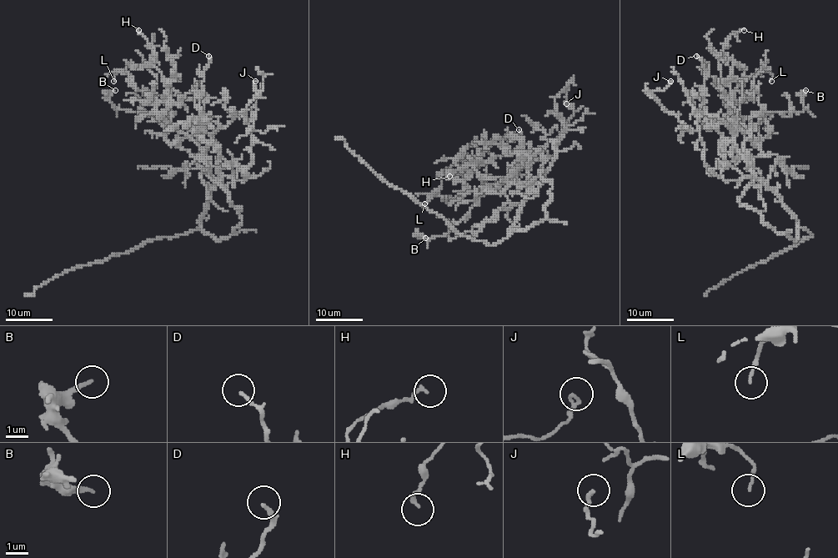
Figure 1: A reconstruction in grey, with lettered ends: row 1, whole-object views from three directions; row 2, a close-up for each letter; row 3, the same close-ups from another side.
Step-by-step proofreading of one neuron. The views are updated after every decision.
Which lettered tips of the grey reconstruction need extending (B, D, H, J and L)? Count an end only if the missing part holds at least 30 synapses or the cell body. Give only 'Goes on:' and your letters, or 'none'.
Goes on: none

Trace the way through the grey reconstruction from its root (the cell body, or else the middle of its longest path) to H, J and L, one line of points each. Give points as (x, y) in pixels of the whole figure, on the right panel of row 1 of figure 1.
H: (785, 209), (750, 168), (745, 128), (729, 107), (732, 62), (723, 47), (744, 30)
J: (785, 209), (755, 176), (726, 181), (707, 167), (700, 133), (652, 93), (670, 81)
L: (785, 209), (750, 168), (745, 128), (729, 107), (747, 96), (749, 77), (767, 71), (771, 81)

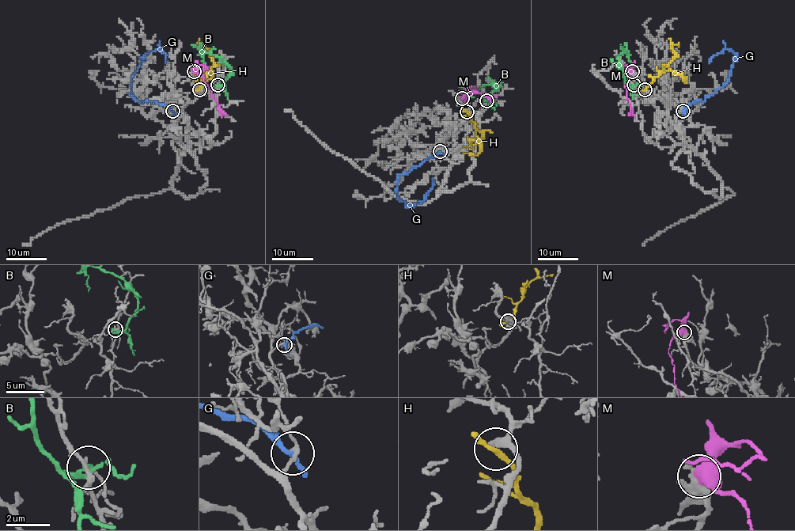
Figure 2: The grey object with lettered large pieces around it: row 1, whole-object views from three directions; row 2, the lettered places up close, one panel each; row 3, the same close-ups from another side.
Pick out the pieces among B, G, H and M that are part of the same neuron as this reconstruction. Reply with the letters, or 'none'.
none

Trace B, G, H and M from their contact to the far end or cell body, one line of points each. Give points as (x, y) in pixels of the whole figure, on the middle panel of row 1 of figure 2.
B: (486, 100), (497, 89), (497, 86), (481, 85), (473, 92), (459, 87)
G: (440, 151), (401, 173), (397, 180), (399, 199), (413, 204), (424, 199), (433, 184), (433, 177)
H: (467, 112), (482, 134), (482, 139), (479, 143), (472, 140), (469, 146), (463, 146)
M: (462, 99), (471, 90), (487, 97), (497, 96)

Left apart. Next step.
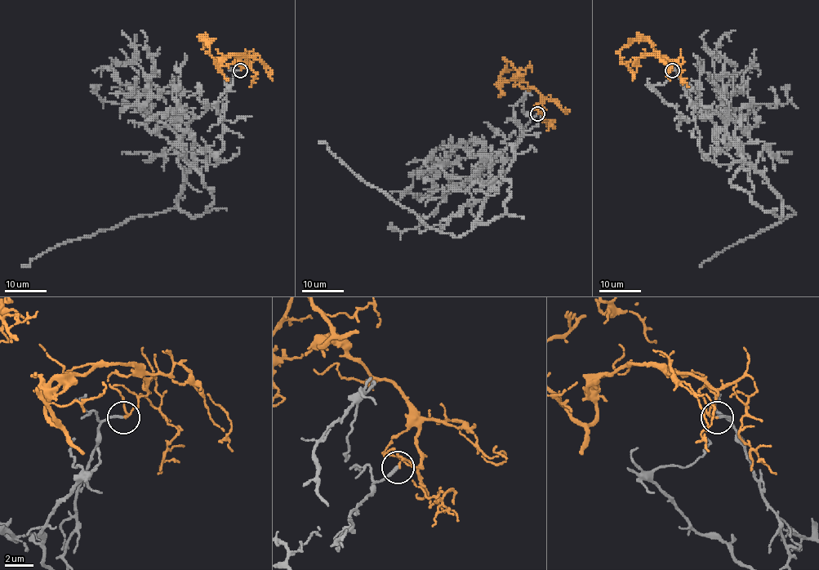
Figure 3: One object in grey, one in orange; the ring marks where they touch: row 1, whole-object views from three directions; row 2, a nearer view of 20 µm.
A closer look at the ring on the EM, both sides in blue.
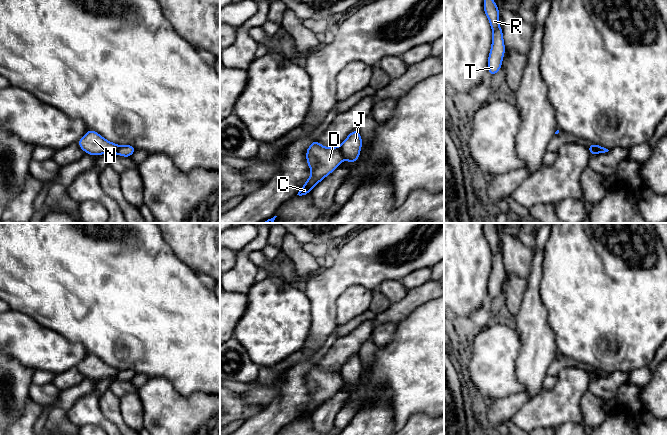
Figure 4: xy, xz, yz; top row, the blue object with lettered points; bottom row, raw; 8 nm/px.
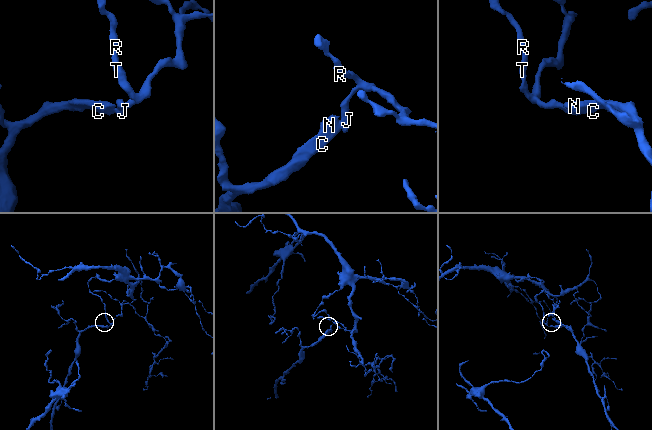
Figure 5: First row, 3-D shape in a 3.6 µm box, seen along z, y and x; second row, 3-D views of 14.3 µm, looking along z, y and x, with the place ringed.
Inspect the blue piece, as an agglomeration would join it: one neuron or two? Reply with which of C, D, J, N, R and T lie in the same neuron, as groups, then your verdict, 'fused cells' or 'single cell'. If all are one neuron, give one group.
groups C D N / J R T; fused cells

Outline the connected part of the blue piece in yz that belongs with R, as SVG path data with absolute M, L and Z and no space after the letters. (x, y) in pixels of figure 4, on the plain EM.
M484 223L484 236L492 252L492 270L488 280L489 300L495 299L502 291L502 284L505 279L505 269L502 252L499 249L499 232L492 223Z

